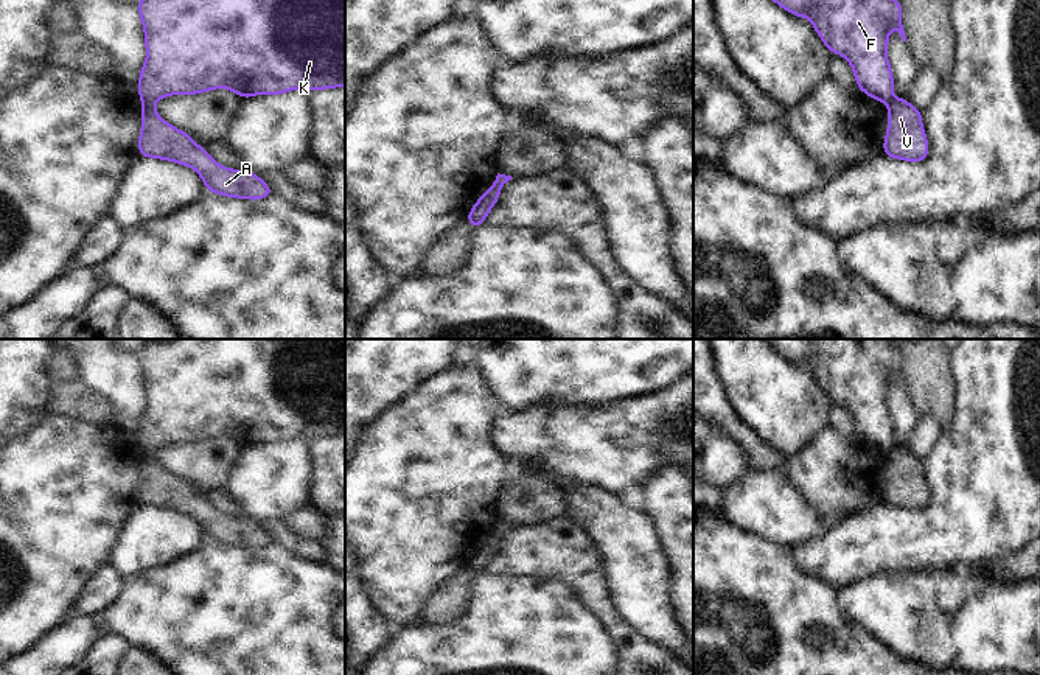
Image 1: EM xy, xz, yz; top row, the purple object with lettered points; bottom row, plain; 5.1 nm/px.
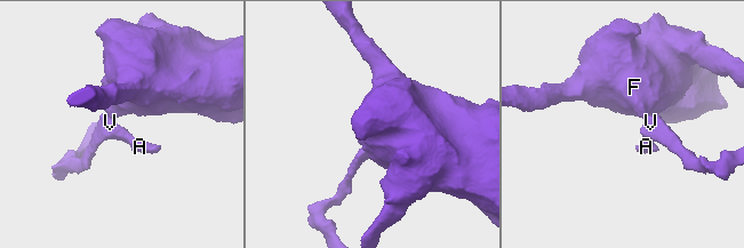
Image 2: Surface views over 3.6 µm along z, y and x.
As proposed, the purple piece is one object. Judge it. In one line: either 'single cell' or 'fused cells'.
fused cells

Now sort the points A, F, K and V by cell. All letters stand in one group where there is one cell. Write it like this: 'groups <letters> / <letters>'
groups A V / F K

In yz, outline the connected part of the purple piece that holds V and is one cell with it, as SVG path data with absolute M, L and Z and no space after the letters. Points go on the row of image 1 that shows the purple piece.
M894 98L888 104L888 129L883 140L883 154L911 163L928 157L928 138L922 124L922 110L906 98Z

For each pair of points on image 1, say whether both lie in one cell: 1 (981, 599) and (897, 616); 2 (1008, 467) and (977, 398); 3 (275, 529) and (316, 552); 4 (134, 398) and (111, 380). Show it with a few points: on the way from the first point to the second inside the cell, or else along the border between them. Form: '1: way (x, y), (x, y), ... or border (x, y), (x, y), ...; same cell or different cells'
1: way (961, 615), (917, 616); same cell
2: way (1008, 450), (1008, 430), (994, 416); same cell
3: way (285, 537), (307, 549); same cell
4: way (128, 394), (117, 383); same cell

